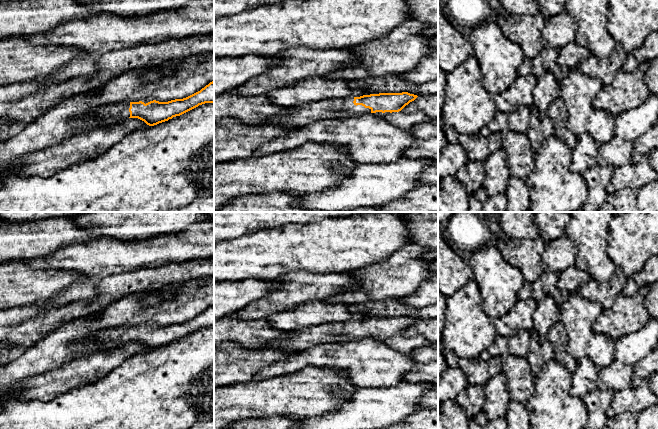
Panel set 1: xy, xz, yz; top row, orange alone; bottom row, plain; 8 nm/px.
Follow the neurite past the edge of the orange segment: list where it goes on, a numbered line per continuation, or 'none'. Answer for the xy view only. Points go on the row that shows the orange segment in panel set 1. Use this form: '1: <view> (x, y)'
1: xy (110, 115)

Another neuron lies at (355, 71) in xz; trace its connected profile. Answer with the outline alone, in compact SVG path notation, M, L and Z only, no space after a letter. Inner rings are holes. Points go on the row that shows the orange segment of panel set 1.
M411 19L380 39L352 46L349 49L359 55L357 62L328 73L323 77L330 80L354 81L368 77L398 75L412 71L417 67L421 59L434 51L429 45L429 38L421 33L427 27L427 25Z

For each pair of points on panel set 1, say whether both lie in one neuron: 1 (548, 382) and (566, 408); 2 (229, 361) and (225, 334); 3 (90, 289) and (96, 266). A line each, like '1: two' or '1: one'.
1: one
2: two
3: two

